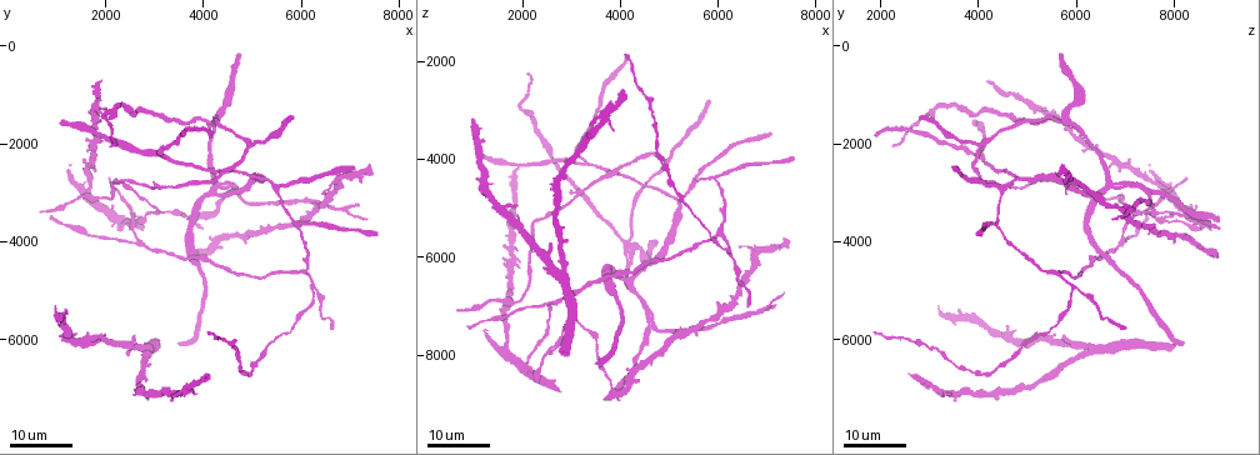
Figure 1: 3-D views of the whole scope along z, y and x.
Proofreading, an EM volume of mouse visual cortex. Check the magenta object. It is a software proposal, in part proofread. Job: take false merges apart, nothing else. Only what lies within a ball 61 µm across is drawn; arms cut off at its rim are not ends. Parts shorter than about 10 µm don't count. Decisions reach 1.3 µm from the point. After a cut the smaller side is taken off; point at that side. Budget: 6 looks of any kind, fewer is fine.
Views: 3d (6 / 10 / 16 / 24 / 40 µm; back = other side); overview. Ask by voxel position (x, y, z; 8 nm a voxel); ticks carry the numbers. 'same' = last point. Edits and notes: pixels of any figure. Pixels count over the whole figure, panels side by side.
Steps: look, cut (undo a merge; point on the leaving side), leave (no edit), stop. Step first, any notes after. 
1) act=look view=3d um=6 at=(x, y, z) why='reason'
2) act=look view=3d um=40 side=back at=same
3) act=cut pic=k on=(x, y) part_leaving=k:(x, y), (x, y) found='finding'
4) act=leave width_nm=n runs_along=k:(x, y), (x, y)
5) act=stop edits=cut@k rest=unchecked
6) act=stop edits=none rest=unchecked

act=look view=3d um=24 at=(2700, 4000, 7000) why='small branch off a trunk'

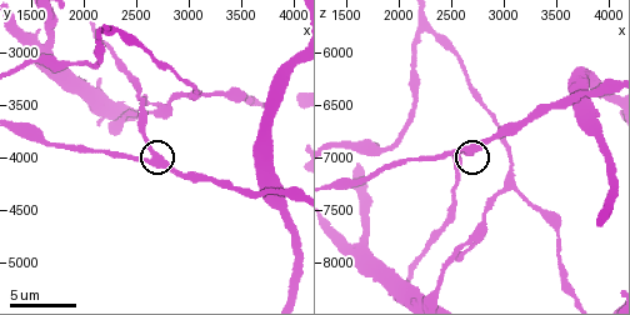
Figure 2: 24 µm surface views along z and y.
act=look view=3d um=6 at=(2660, 4000, 6940)

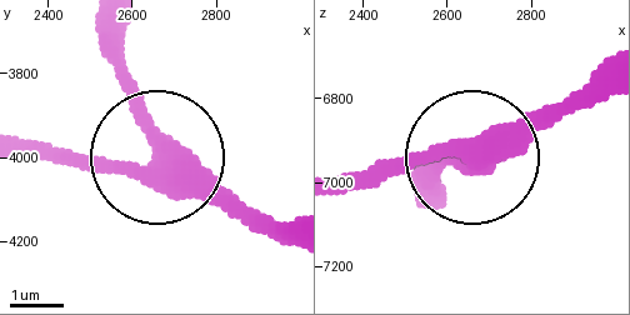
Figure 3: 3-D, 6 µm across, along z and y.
act=leave arms=3 runs_along=3:(609, 60), (488, 149), (421, 149), (340, 176) found='all the same neuron'

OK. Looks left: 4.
act=look view=3d um=24 at=(6000, 4600, 5500) why='three-way junction'

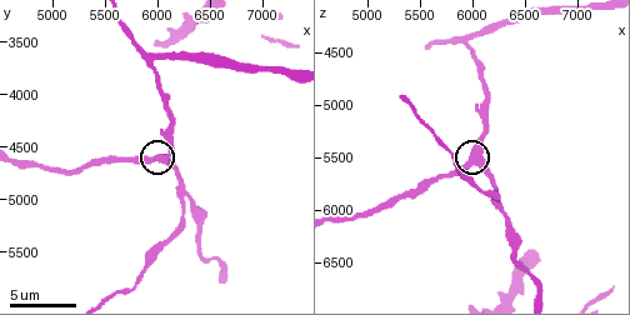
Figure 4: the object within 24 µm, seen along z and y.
act=look view=3d um=10 at=same

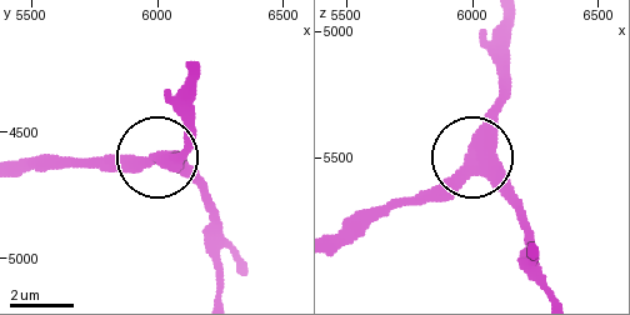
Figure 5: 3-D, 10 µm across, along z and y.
act=leave side_arm_um=50 arms=3 found='all the same neuron'

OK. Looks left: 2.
act=look view=3d um=24 at=(5500, 3000, 4450)

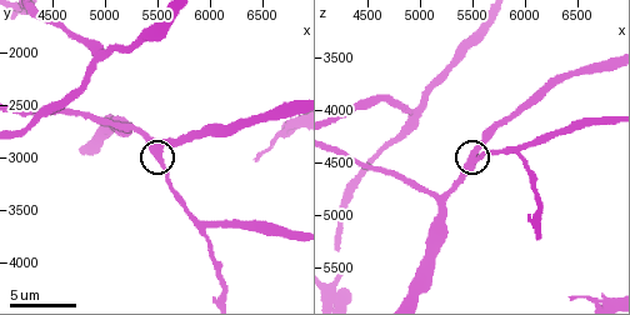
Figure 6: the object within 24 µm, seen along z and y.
act=look view=3d um=6 at=(5540, 3000, 4460)

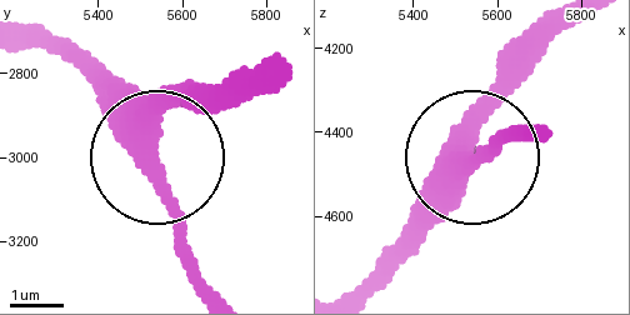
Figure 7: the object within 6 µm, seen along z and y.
act=leave width_nm=440 runs_along=7:(354, 290), (524, 80) found='continuous, no second neuron'

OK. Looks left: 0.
act=stop edits=none rest=unchecked

